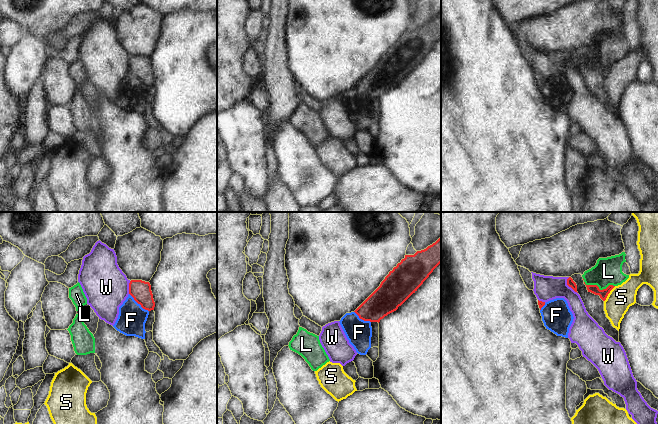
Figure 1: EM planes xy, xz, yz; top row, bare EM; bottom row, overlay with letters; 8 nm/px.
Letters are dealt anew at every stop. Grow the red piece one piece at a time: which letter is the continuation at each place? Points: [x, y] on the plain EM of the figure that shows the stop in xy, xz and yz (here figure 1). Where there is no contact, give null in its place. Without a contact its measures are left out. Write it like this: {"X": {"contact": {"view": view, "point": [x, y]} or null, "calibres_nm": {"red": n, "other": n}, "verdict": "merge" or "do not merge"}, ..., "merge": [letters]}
{"F": {"contact": {"view": "xy", "point": [138, 79]}, "calibres_nm": {"red": 160, "other": 220}, "verdict": "merge"}, "L": {"contact": {"view": "yz", "point": [598, 64]}, "calibres_nm": {"red": 70, "other": 220}, "verdict": "do not merge"}, "S": {"contact": {"view": "yz", "point": [608, 69]}, "calibres_nm": {"red": 70, "other": 200}, "verdict": "do not merge"}, "W": {"contact": {"view": "yz", "point": [569, 62]}, "calibres_nm": {"red": 60, "other": 200}, "verdict": "do not merge"}, "merge": ["F"]}

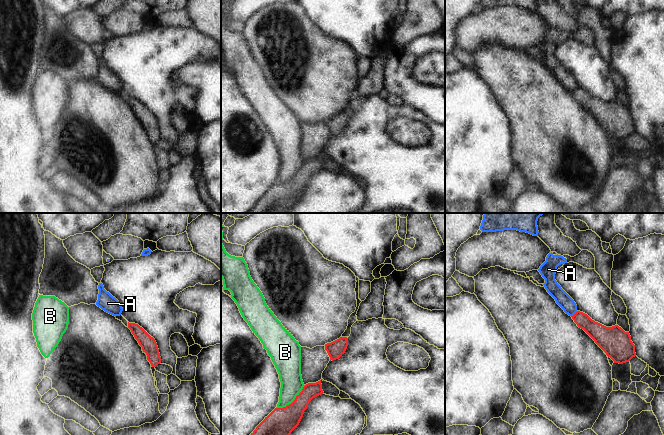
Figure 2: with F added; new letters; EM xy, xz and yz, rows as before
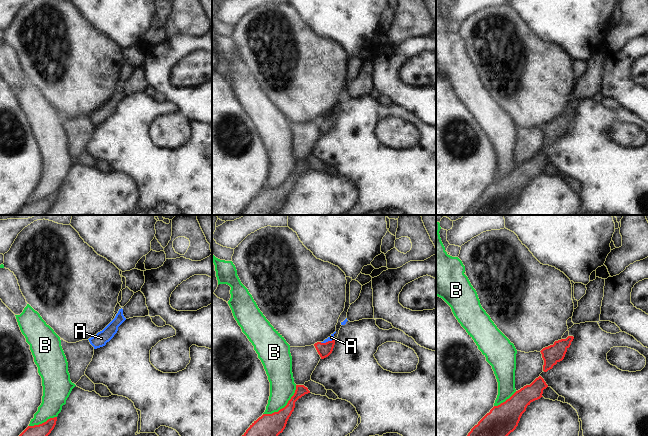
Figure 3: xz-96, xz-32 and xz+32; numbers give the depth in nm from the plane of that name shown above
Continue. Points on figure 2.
{"A": {"contact": {"view": "yz", "point": [575, 89]}, "calibres_nm": {"red": 150, "other": 110}, "verdict": "do not merge"}, "B": {"contact": {"view": "xz", "point": [293, 177]}, "calibres_nm": {"red": 240, "other": 180}, "verdict": "do not merge"}, "merge": []}

